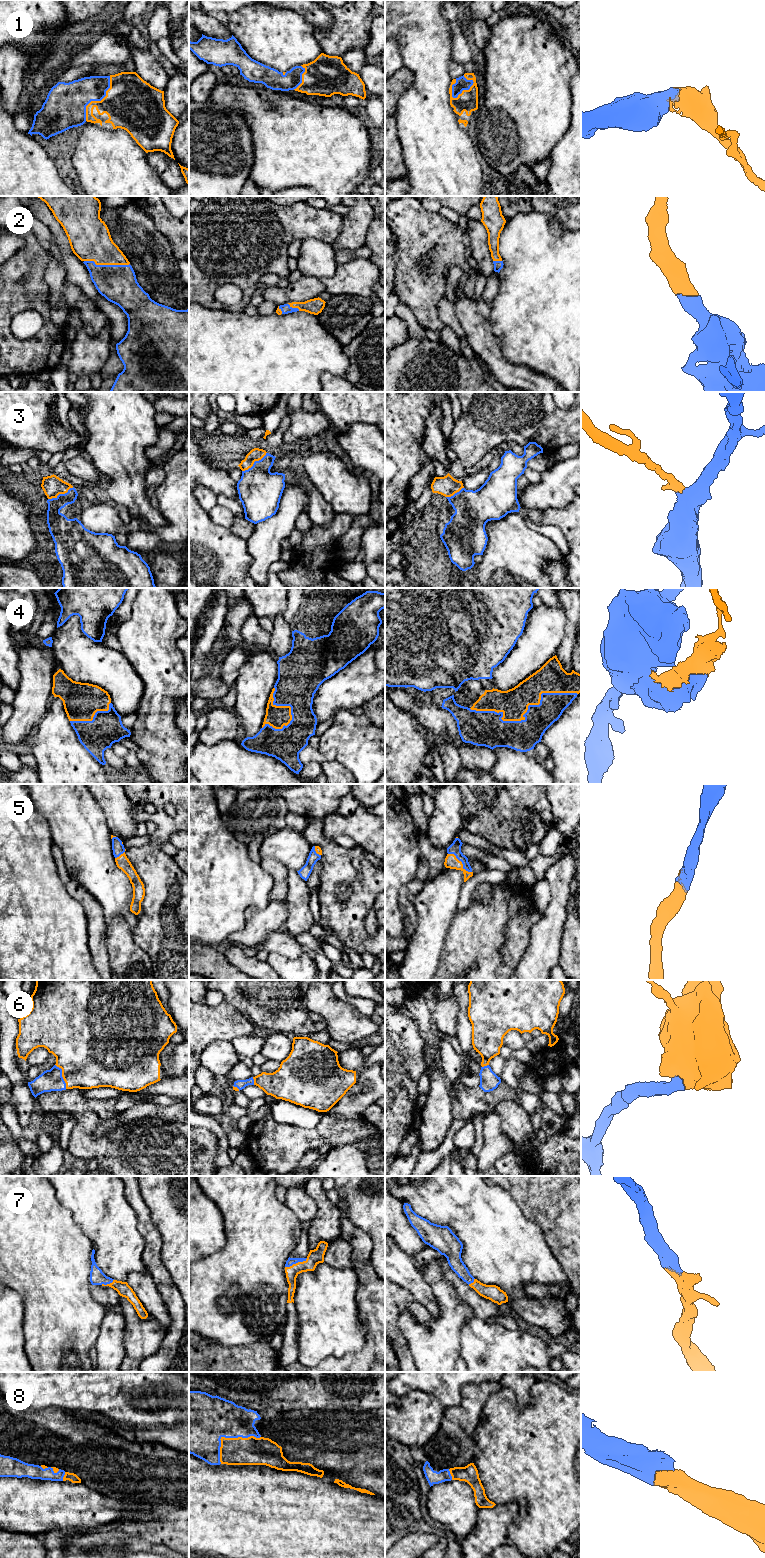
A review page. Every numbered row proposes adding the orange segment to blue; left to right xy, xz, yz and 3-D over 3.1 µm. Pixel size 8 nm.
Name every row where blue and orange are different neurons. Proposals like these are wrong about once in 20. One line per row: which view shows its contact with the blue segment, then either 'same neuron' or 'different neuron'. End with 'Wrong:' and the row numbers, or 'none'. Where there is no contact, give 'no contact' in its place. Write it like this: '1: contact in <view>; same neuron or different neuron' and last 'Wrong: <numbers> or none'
1: contact in yz; same neuron
2: contact in xy; same neuron
3: contact in xz; same neuron
4: contact in yz; same neuron
5: contact in yz; same neuron
6: contact in xy; same neuron
7: contact in xz; same neuron
8: contact in xz; same neuron
Wrong: none

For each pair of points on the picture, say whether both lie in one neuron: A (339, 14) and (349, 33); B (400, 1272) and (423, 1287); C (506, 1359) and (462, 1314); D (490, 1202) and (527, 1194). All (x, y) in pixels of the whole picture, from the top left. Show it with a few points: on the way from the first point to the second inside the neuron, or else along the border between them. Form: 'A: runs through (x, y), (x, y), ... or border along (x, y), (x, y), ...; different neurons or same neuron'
A: runs through (344, 19), (349, 24), (349, 28); same neuron
B: runs through (406, 1275), (417, 1286); same neuron
C: border along (476, 1316), (469, 1319), (463, 1325), (460, 1343); different neurons
D: border along (499, 1186), (511, 1196), (525, 1216); different neurons

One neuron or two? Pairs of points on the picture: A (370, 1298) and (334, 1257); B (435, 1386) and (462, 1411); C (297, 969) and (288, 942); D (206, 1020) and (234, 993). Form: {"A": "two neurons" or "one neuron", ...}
{"A": "two neurons", "B": "two neurons", "C": "two neurons", "D": "two neurons"}

